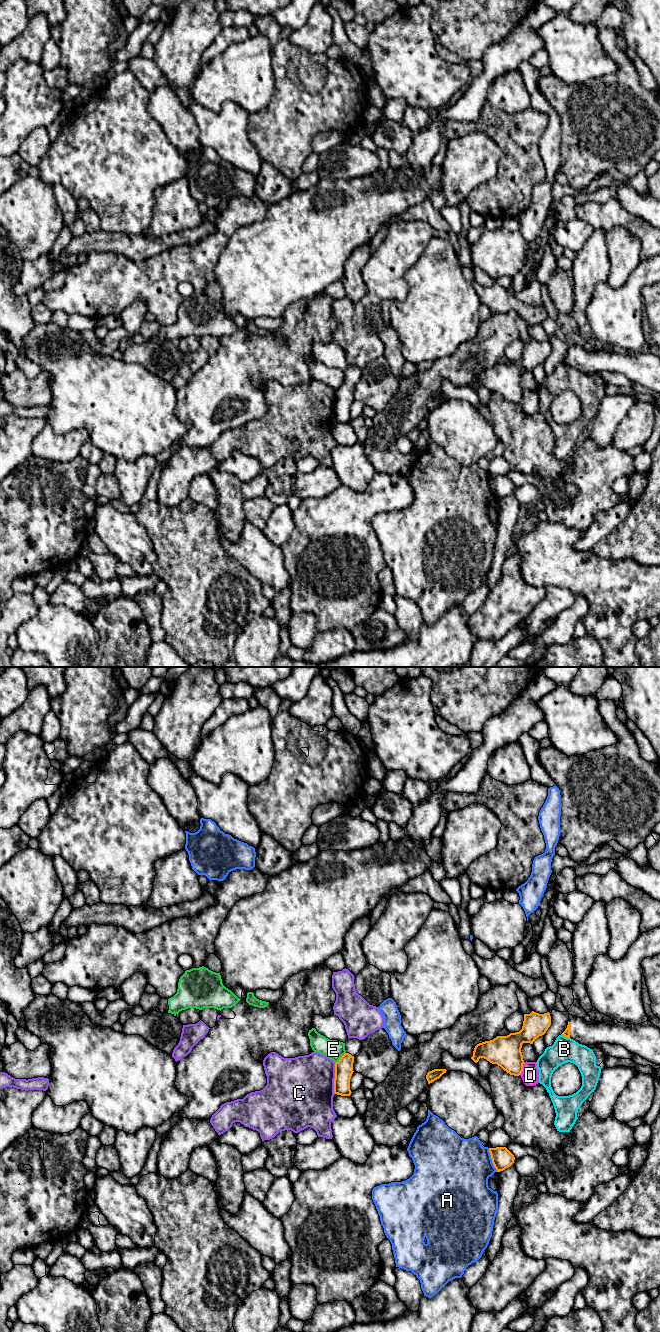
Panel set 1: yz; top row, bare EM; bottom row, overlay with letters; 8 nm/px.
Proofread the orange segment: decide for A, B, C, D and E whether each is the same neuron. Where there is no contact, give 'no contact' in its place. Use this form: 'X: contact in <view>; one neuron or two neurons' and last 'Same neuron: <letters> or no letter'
A: contact in yz; two neurons
B: contact in yz; two neurons
C: contact in yz; two neurons
D: contact in yz; two neurons
E: contact in yz; two neurons
Same neuron: no letter

